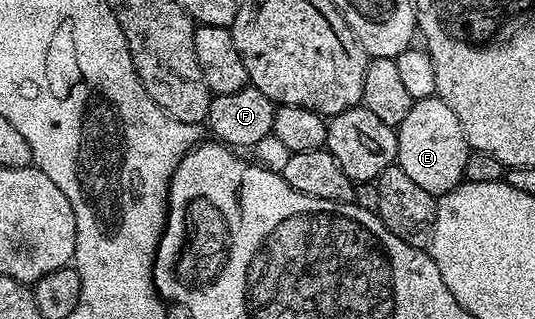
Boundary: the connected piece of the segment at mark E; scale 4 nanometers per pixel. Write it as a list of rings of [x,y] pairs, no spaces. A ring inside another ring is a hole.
[[[436,97],[416,100],[396,132],[396,166],[401,167],[403,173],[407,173],[411,181],[415,181],[415,185],[440,197],[455,190],[463,182],[471,148],[465,140],[463,125],[459,125],[459,117],[451,113],[444,101]]]

